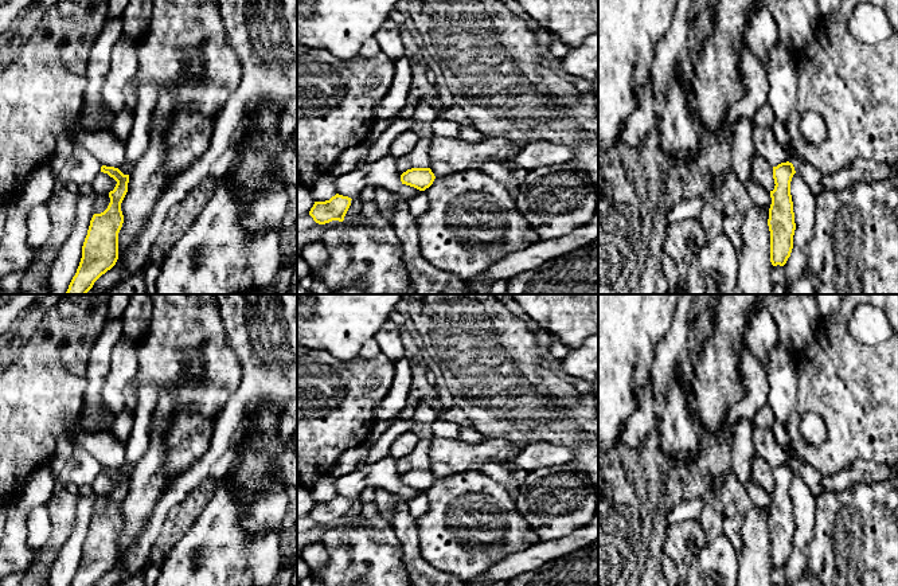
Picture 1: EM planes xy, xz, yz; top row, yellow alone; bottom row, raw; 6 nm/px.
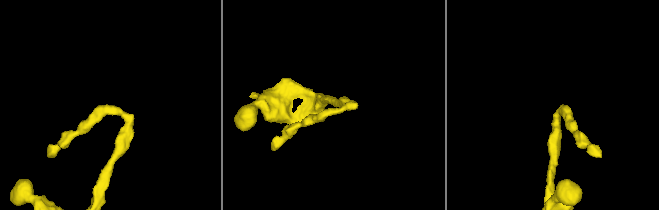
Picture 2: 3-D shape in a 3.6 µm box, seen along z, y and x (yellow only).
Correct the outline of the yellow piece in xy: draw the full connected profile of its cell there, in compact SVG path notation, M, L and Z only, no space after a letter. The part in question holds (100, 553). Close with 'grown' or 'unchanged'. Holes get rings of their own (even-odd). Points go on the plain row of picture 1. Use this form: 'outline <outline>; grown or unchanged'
outline M101 468L101 473L117 485L109 493L110 504L101 515L94 515L82 547L82 559L70 586L94 586L118 560L118 534L124 524L121 504L128 493L129 476L118 469Z; unchanged

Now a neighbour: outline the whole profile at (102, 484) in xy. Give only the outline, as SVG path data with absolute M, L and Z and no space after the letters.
M99 473L98 477L91 484L95 496L109 495L114 491L117 483L108 474Z

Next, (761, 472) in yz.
M754 456L751 460L751 480L757 483L764 491L774 491L773 469L770 465L761 457Z

